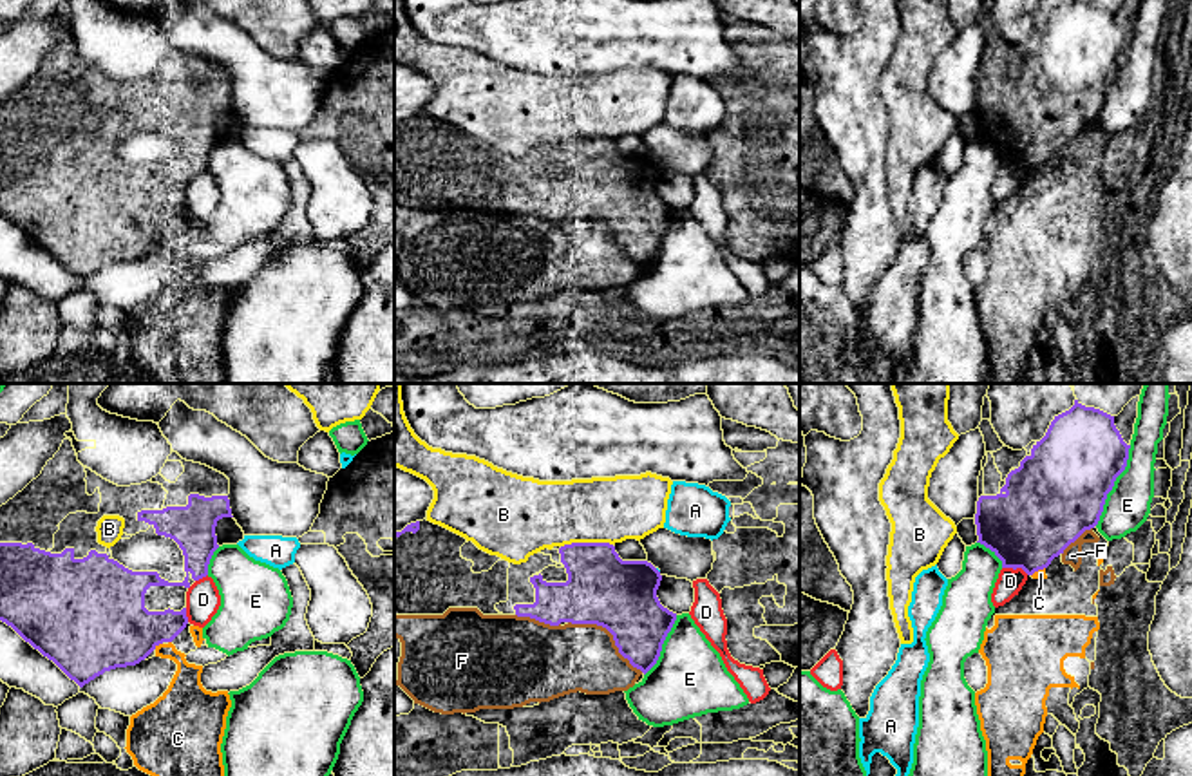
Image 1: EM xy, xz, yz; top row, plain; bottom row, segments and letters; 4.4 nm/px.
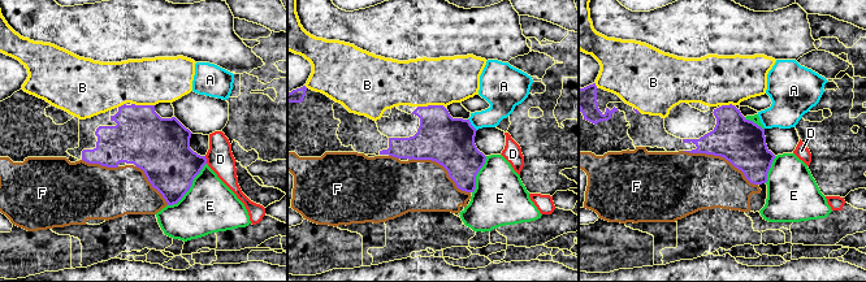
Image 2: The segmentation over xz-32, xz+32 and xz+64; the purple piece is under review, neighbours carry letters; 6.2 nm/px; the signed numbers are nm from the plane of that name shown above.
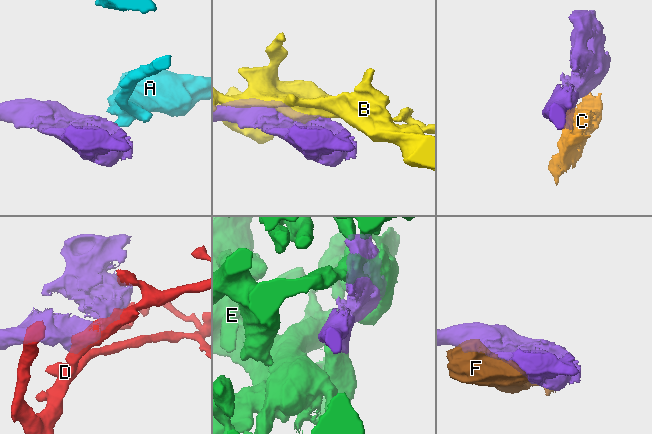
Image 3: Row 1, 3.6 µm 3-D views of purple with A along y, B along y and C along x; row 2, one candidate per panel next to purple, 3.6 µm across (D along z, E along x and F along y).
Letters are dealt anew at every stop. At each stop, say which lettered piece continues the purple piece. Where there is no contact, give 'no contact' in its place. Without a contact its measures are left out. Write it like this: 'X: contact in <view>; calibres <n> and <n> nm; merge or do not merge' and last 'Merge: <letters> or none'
A: contact in xz; calibres 320 and 20 nm; do not merge
B: contact in xz; calibres 320 and 300 nm; do not merge
C: contact in xy; calibres 380 and 160 nm; do not merge
D: contact in yz; calibres 360 and 120 nm; do not merge
E: contact in yz; calibres 420 and 200 nm; do not merge
F: contact in xz; calibres 320 and 300 nm; do not merge
Merge: none

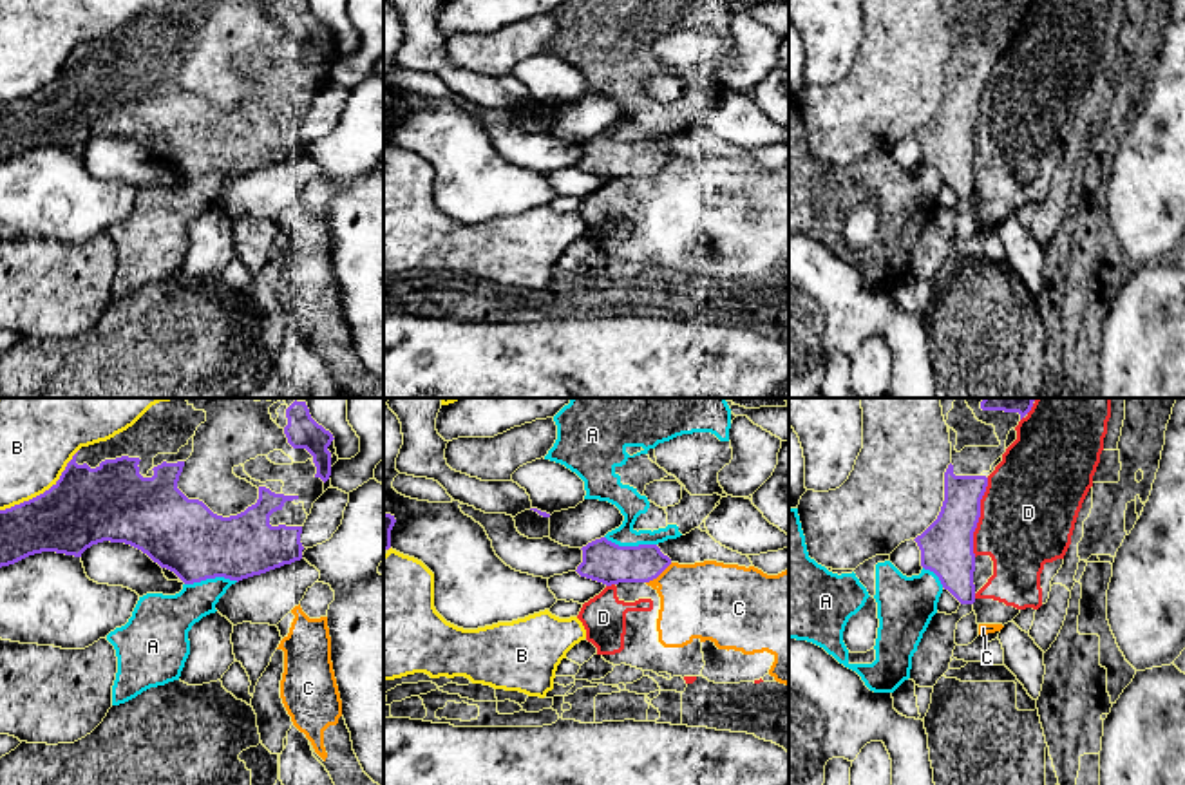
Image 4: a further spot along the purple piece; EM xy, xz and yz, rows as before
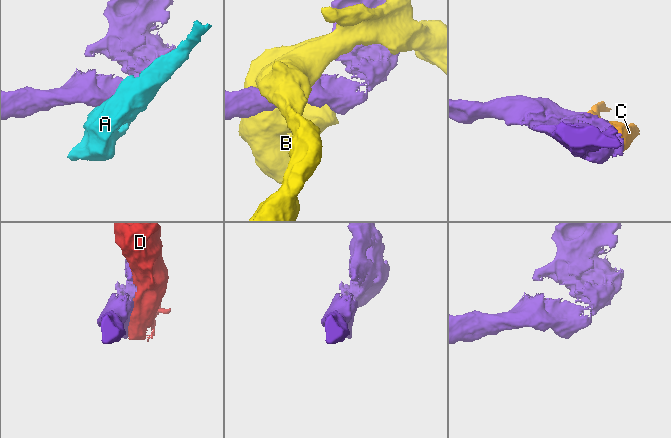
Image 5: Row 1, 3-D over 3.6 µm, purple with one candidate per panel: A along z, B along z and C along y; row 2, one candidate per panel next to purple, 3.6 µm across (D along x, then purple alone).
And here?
A: contact in xy; calibres 320 and 200 nm; do not merge
B: contact in xy; calibres 340 and 340 nm; do not merge
C: contact in xz; calibres 190 and 340 nm; do not merge
D: contact in yz; calibres 240 and 420 nm; do not merge
Merge: none

